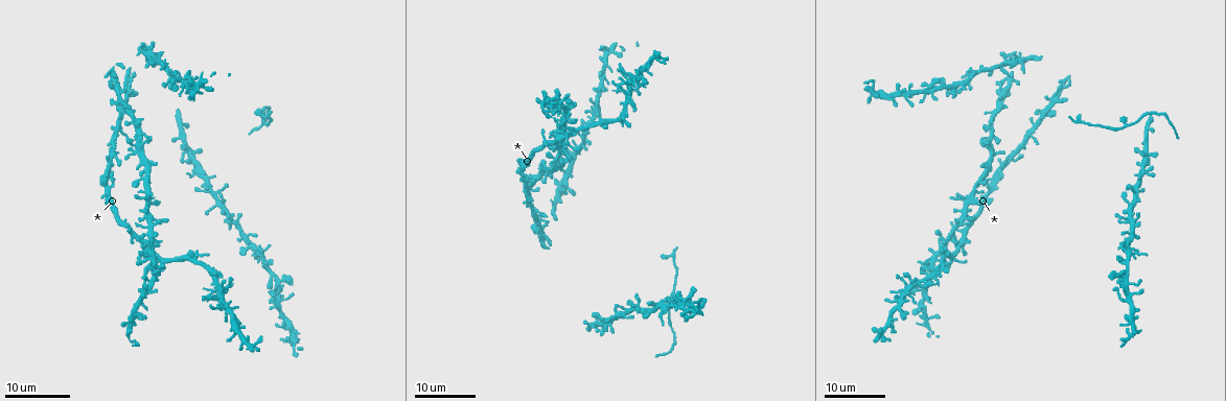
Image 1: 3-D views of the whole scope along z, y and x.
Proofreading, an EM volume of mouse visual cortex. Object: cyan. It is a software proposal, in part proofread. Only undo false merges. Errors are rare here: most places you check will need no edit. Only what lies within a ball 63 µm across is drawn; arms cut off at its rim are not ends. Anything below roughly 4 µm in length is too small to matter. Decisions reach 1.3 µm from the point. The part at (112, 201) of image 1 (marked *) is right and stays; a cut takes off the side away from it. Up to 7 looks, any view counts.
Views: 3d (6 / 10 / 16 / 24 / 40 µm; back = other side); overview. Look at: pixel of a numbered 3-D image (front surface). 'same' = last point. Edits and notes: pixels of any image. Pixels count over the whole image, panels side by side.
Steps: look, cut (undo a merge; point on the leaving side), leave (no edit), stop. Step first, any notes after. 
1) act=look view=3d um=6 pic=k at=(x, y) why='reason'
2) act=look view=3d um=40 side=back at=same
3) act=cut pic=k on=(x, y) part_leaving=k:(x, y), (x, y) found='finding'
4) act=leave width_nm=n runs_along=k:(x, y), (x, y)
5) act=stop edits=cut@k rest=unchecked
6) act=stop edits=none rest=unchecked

act=look view=3d um=24 pic=1 at=(561, 141) why='four or more arms meet'

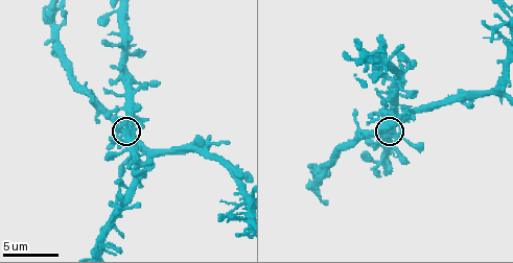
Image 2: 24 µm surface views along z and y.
act=look view=3d um=6 pic=2 at=(384, 127)

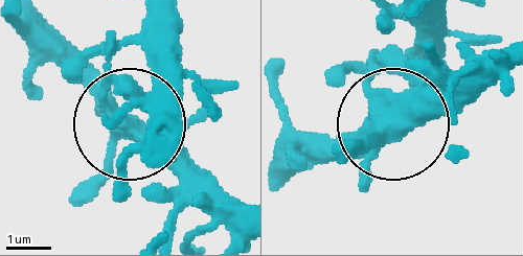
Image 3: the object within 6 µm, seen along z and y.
act=look view=3d um=6 side=back pic=3 at=(133, 129)

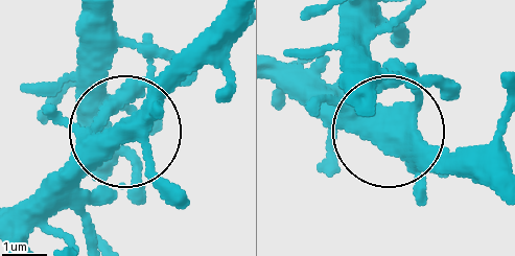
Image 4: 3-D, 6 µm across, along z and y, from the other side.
act=leave side_arm_um=32 runs_along=4:(500, 195), (432, 169), (302, 65) found='one cell here'

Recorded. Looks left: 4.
act=look view=3d um=24 pic=1 at=(1127, 301) why='looks like a crossing'

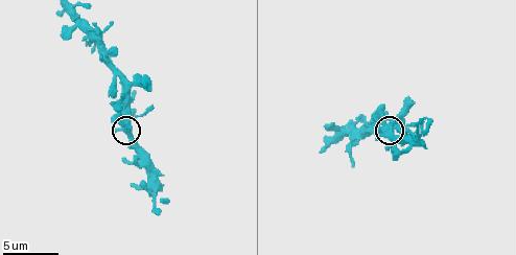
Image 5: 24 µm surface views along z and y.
act=look view=3d um=6 at=same

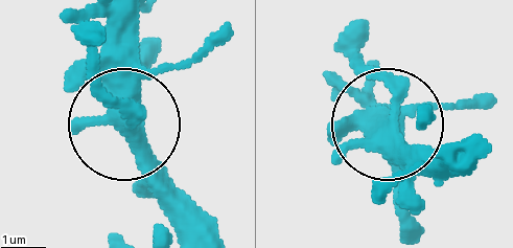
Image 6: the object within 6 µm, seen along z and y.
act=leave arms=4 found='all the same cell'

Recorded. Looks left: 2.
act=look view=3d um=16 pic=1 at=(673, 253) why='sudden change in width'

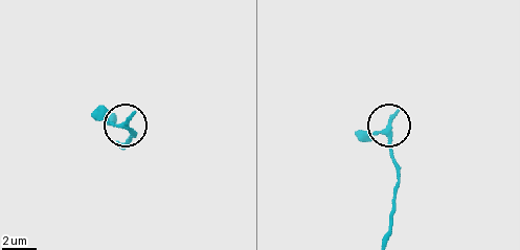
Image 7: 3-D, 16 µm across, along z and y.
act=look view=3d um=10 pic=7 at=(123, 123)

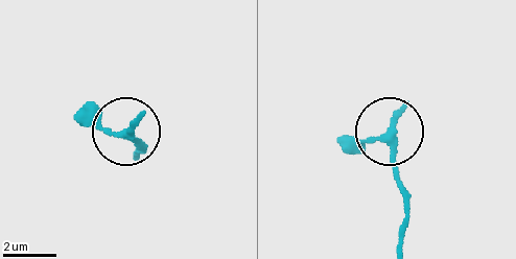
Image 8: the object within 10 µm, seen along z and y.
act=leave arms=3 found='one cell here'

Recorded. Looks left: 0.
act=stop edits=none rest=unchecked

